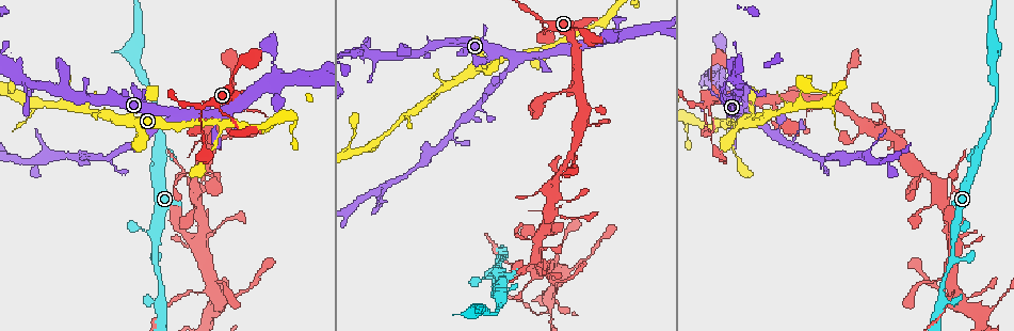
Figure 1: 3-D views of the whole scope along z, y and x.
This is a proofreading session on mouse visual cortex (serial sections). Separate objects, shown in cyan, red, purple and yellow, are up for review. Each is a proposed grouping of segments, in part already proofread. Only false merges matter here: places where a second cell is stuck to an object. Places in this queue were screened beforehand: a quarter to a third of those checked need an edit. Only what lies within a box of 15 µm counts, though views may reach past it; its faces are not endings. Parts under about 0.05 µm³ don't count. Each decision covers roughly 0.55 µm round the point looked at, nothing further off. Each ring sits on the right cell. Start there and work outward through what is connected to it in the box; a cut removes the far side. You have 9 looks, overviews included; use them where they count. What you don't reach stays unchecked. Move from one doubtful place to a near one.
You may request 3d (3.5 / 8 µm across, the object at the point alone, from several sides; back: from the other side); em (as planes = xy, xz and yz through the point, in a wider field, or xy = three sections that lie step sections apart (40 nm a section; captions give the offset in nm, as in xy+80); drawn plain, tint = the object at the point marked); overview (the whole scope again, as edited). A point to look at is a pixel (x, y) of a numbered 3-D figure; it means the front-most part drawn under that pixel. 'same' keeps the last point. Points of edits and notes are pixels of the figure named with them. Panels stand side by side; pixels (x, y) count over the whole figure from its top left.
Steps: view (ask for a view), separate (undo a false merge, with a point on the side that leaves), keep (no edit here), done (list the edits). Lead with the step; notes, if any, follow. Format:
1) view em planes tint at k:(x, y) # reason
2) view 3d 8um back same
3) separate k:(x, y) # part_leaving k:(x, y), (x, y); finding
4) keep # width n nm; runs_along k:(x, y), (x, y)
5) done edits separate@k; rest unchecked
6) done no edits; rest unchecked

view 3d 3.5um at 1:(705, 106)

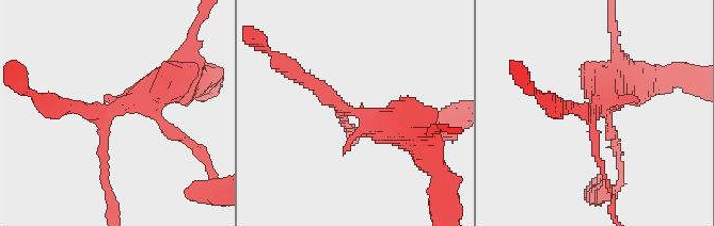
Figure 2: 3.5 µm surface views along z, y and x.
view em xy step 5 tint at 2:(106, 120) # arms 3; arm_widths 100, 200, 450 nm

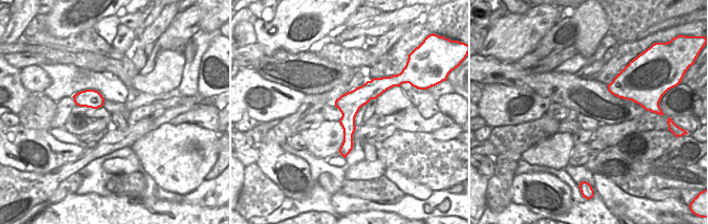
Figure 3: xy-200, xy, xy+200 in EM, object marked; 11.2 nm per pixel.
view em xy step 2 tint same # cut it another way

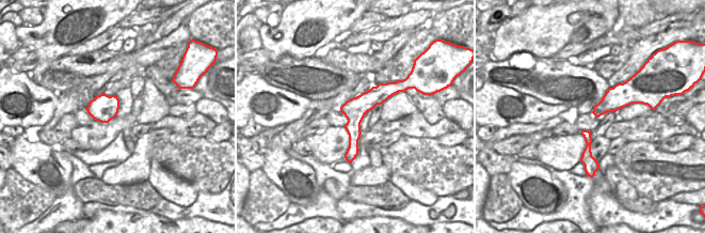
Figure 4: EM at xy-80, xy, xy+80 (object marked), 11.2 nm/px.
keep # runs_along 4:(393, 91), (354, 115), (349, 158); one cell here

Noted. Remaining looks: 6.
view 3d 3.5um at 1:(480, 105) # branch point

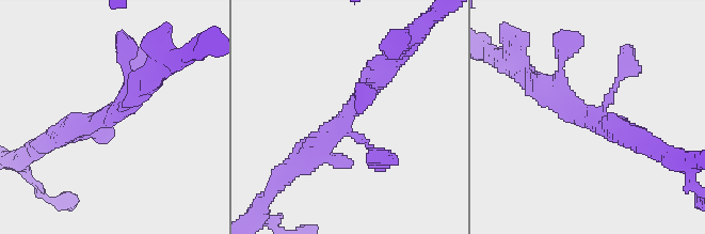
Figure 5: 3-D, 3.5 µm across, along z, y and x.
view em xy step 2 tint at 5:(109, 119) # need the tissue

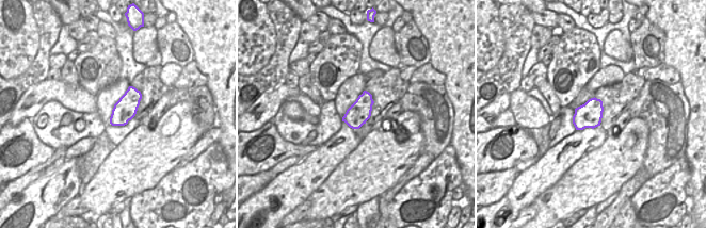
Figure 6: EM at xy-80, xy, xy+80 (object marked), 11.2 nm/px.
keep # width 260 nm; runs_along 5:(386, 69), (350, 112), (294, 165); one cell here

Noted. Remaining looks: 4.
view 3d 8um at 1:(953, 292) # thick turns thin

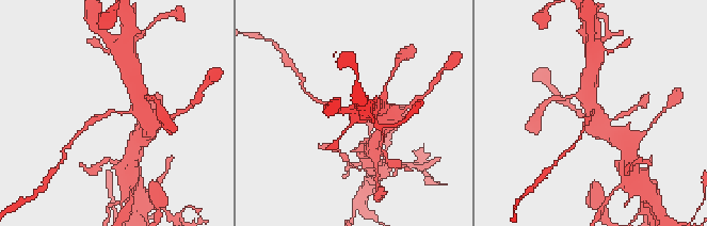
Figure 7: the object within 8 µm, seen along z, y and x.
view 3d 3.5um at 7:(107, 115)

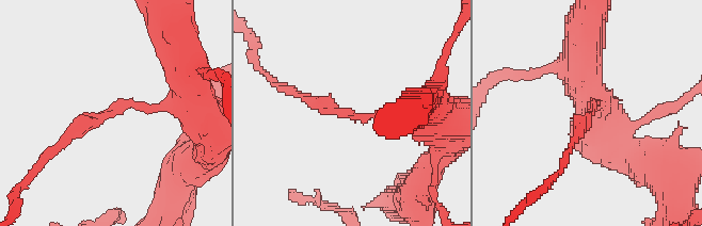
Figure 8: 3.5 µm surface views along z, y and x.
view em xy step 2 tint at 8:(593, 109) # arm_widths 150, 150 nm; need the tissue

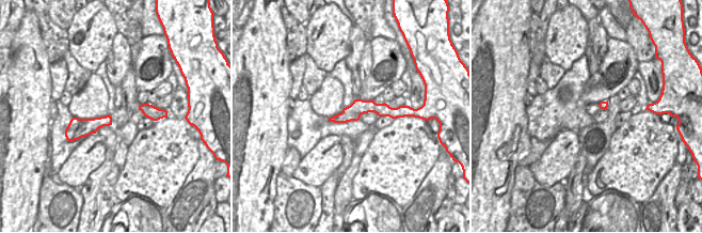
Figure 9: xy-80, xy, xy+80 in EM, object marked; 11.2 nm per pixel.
separate 8:(80, 120) # width 190 nm; border 9:(341, 112), (355, 114), (359, 118); two cells meet here

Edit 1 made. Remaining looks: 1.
done edits separate@8; rest unchecked

